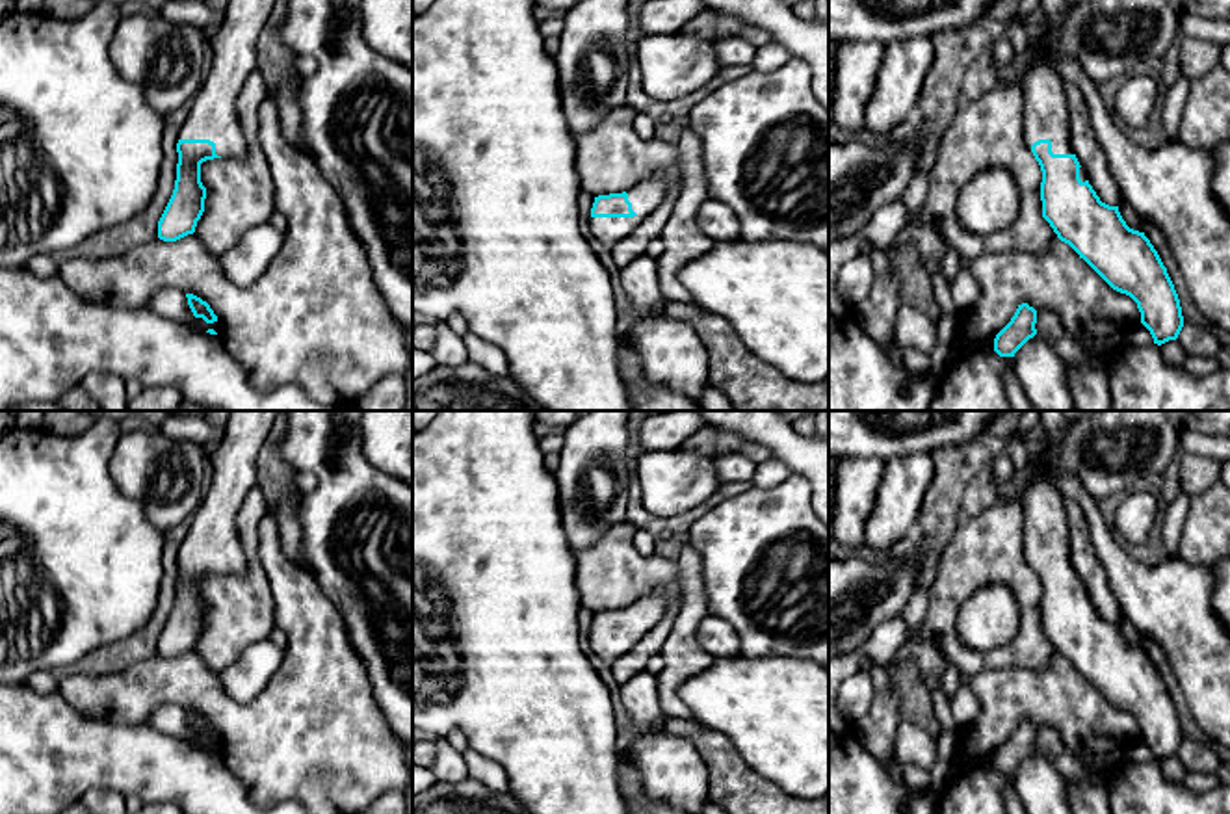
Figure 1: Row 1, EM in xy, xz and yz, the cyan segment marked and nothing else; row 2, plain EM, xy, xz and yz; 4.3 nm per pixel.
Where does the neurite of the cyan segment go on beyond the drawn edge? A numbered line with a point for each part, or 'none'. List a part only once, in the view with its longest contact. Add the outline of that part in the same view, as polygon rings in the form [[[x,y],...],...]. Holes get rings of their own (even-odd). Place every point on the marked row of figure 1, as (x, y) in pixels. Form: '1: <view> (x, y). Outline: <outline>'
1: xz (645, 196). Outline: [[[645,178],[632,186],[628,191],[628,201],[632,203],[634,217],[591,217],[589,225],[593,234],[609,249],[613,249],[621,240],[628,238],[643,219],[656,210],[663,201],[663,180]]]

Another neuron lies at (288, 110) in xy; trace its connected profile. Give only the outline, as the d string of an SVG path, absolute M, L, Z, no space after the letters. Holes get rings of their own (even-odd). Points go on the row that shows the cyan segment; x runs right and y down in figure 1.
M299 76L282 80L273 95L268 95L277 106L277 117L284 139L294 145L297 151L310 154L310 149L305 145L303 138L303 106L297 100L297 89L301 85Z

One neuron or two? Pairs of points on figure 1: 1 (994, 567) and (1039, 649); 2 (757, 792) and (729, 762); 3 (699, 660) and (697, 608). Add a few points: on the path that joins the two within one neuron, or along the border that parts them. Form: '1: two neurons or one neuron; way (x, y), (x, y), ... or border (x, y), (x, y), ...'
1: one neuron; way (1017, 582), (1030, 599), (1030, 627)
2: one neuron; way (749, 785), (734, 770)
3: one neuron; way (688, 647), (688, 621)

